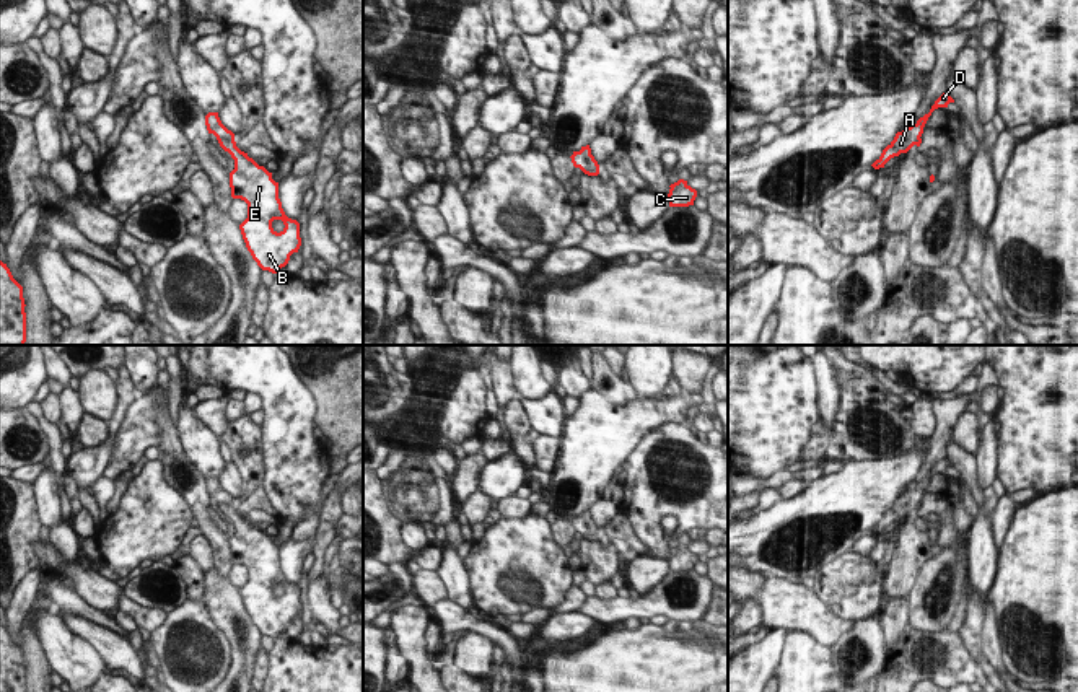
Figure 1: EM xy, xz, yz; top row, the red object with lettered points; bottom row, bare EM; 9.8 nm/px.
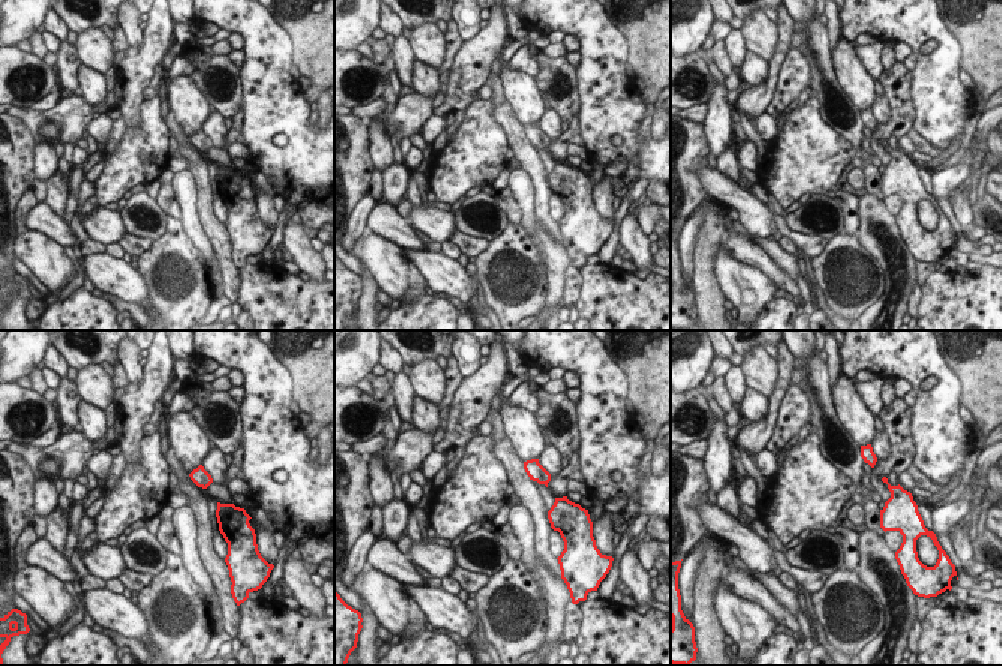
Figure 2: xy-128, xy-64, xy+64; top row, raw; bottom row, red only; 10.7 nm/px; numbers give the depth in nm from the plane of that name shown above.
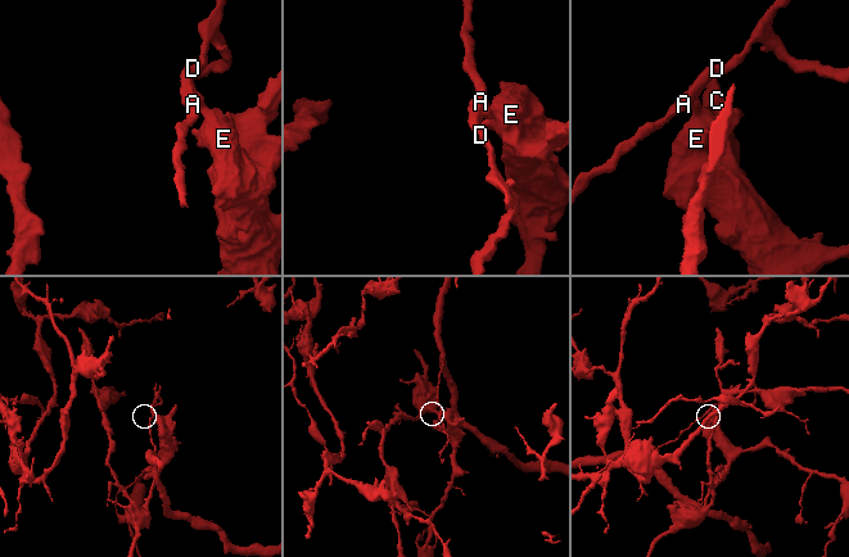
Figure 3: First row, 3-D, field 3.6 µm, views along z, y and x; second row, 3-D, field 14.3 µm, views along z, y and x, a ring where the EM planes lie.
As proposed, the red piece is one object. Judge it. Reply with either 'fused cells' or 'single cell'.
fused cells

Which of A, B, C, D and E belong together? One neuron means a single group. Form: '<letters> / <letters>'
A D / B C E

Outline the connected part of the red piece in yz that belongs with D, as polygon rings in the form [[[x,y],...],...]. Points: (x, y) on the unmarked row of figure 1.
[[[943,458],[935,469],[931,471],[930,477],[920,482],[915,488],[910,492],[904,493],[902,497],[897,497],[894,505],[883,515],[881,521],[871,529],[874,534],[884,532],[884,529],[894,523],[899,521],[901,518],[907,518],[917,505],[923,498],[923,492],[931,480],[931,477],[938,472],[948,472],[949,467],[954,467],[954,464],[948,459]]]

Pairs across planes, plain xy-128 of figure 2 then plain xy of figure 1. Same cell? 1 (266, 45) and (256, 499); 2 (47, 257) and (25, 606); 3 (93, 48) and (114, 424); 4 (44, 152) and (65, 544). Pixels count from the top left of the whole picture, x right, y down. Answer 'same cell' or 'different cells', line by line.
1: different cells
2: different cells
3: different cells
4: different cells

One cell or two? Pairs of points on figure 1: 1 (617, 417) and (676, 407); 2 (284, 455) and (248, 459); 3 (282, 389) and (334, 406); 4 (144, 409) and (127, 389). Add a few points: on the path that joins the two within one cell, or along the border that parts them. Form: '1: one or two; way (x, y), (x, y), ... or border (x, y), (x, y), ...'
1: one; way (632, 417), (661, 412)
2: two; border (259, 427), (264, 466), (261, 484)
3: two; border (292, 368), (313, 398), (315, 424)
4: two; border (137, 396), (118, 430)

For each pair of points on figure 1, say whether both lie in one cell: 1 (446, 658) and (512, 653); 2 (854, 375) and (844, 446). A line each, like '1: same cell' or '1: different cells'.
1: different cells
2: same cell

